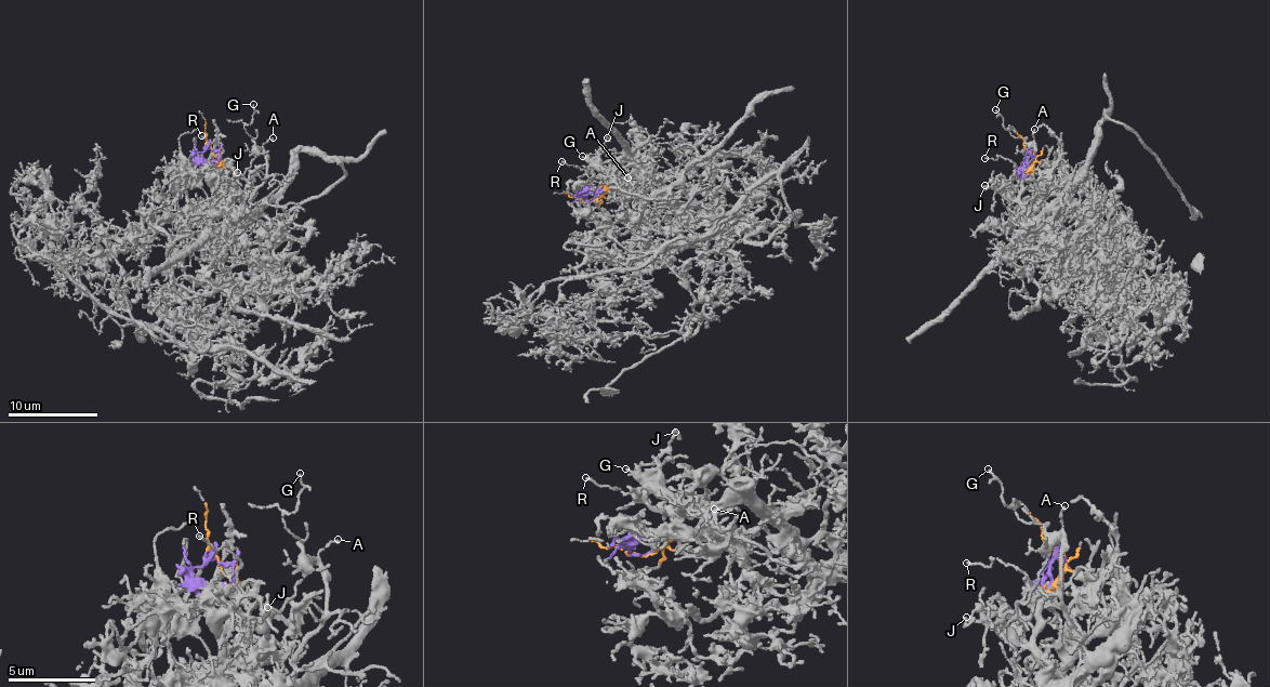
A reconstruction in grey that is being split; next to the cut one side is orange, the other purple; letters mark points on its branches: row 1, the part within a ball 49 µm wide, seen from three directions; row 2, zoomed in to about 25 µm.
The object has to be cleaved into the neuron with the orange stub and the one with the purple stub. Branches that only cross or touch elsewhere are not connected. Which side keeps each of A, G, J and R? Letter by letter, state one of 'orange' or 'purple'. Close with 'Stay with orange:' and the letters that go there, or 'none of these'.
A: orange
G: orange
J: orange
R: orange
Stay with orange: A, G, J, R

